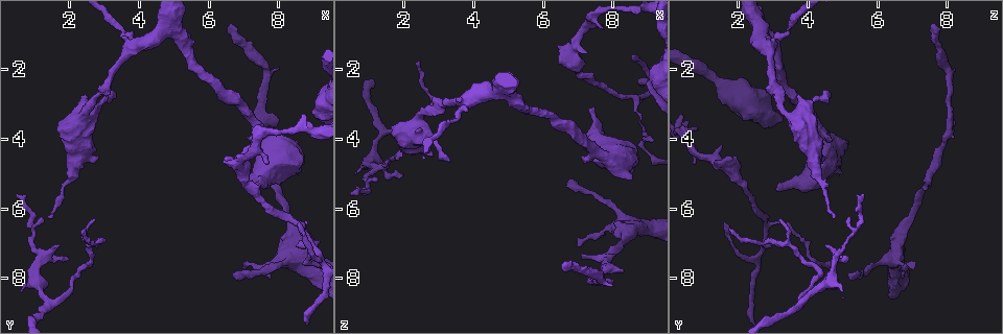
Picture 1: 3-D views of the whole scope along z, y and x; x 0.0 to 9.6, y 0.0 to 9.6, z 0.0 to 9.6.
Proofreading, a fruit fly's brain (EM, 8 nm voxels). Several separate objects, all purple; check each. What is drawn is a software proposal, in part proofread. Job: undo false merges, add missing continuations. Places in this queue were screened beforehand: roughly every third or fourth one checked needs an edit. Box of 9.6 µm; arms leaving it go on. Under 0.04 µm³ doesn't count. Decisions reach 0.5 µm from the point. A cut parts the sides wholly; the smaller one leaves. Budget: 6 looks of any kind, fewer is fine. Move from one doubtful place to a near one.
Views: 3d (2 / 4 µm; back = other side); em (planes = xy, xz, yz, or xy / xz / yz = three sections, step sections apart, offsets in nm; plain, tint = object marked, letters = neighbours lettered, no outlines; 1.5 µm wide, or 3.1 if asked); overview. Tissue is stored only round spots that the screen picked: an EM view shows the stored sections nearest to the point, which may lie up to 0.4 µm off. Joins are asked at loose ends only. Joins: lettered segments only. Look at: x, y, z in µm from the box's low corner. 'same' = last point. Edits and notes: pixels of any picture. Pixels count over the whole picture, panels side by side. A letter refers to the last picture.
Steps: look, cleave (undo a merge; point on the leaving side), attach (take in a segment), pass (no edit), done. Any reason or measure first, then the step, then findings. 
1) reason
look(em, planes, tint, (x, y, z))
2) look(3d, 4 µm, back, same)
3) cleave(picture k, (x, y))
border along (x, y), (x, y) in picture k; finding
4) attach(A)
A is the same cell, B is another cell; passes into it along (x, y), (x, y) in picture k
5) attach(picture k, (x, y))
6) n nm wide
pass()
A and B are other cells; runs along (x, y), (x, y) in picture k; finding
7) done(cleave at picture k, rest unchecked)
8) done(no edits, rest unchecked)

an open end
look(3d, 4 µm, (7.30, 5.50, 3.15))

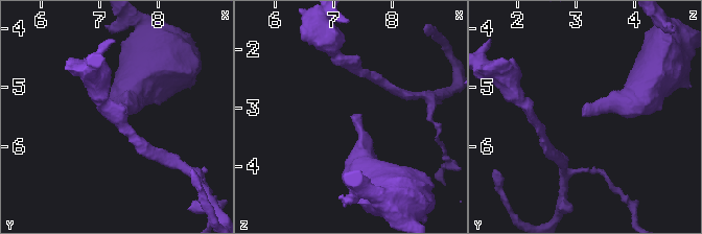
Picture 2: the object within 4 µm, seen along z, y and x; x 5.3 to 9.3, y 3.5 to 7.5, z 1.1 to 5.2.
look(em, planes, letters, (7.40, 5.50, 3.10))

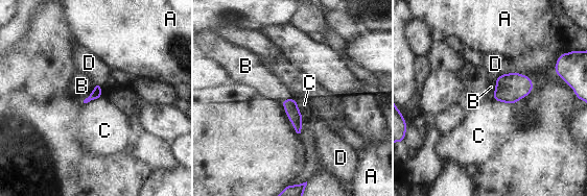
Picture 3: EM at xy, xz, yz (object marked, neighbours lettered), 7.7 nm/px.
attach(B)
B is the same cell, A, C and D are other cells; passes into it along (96, 93), (91, 93), (81, 86) in picture 3; the neuron continues

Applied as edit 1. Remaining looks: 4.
end of a long branch
look(3d, 2 µm, (6.65, 0.70, 7.55))

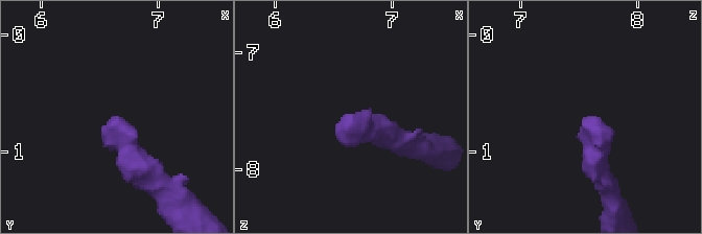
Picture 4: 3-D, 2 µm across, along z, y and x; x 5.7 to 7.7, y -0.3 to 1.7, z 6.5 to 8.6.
need the tissue
look(em, xz, step 4, letters, (6.66, 0.74, 7.52))

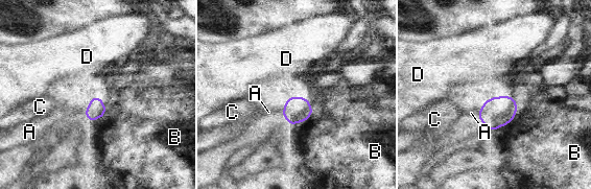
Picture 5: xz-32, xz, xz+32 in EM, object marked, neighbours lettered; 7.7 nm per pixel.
pass()
A, B, C and D are other cells; border along (504, 94), (491, 98) in picture 5; none of them fits

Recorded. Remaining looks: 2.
an open end
look(em, planes, letters, (6.75, 7.90, 5.15))

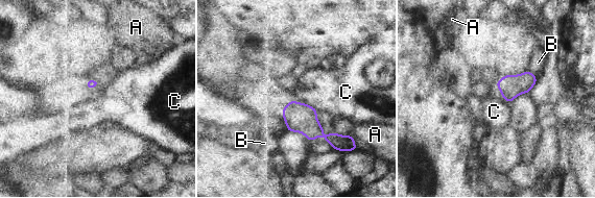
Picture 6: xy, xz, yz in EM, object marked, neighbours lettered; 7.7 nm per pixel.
pass()
A, B and C are other cells; border along (290, 100), (304, 102), (317, 110) in picture 6; no lettered segment goes on from it

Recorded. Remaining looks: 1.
done(attach at picture 3, rest unchecked)

